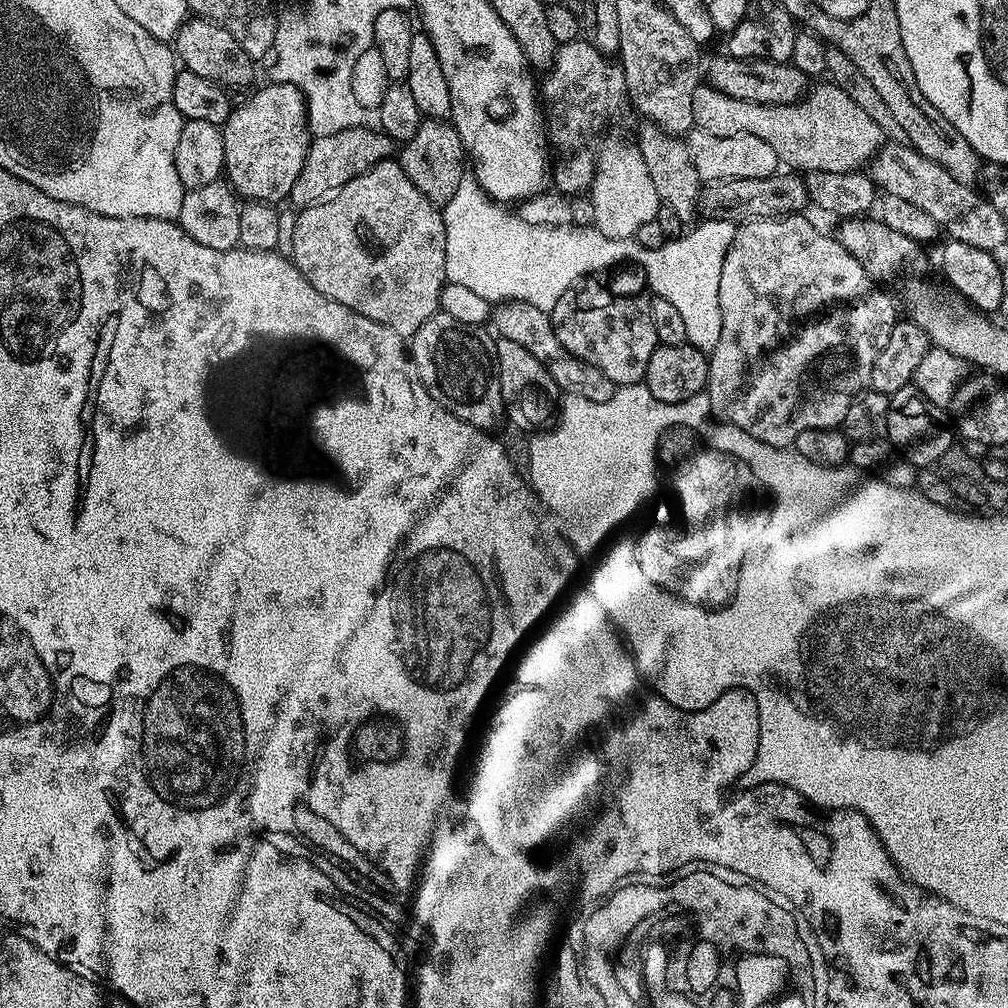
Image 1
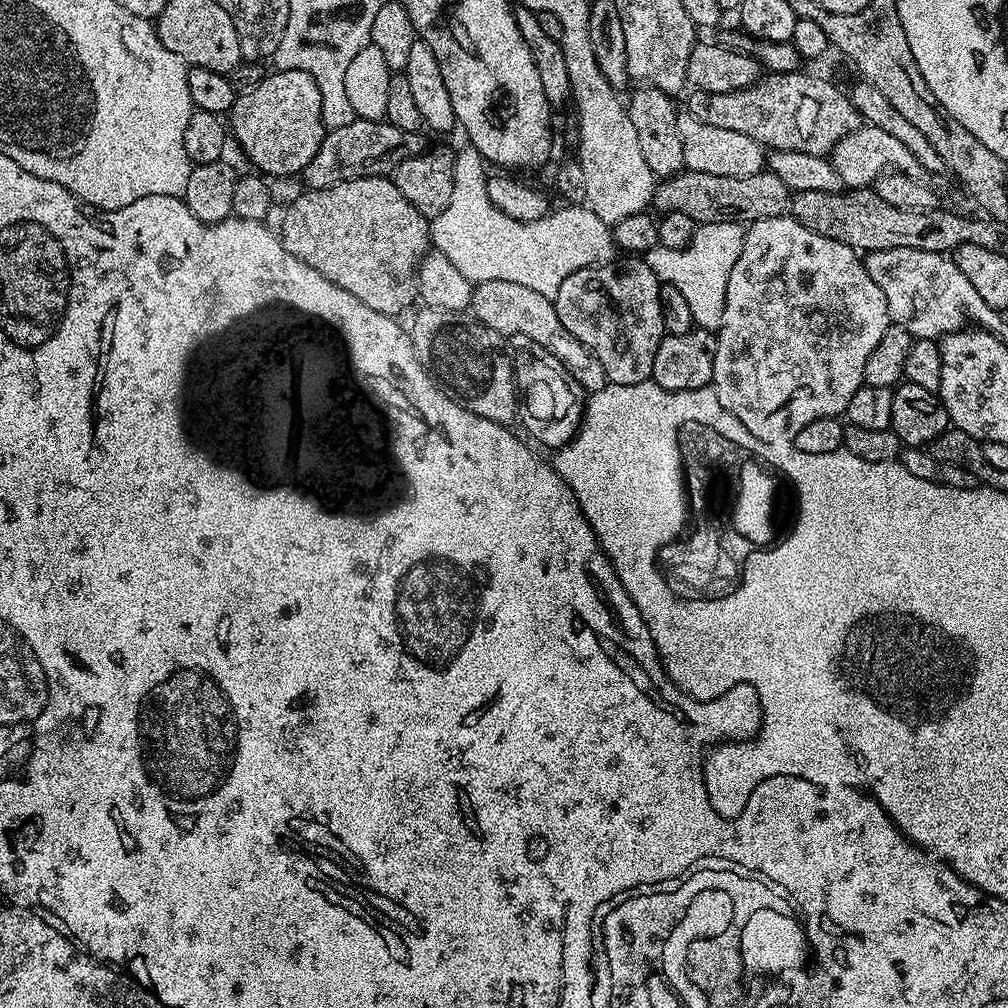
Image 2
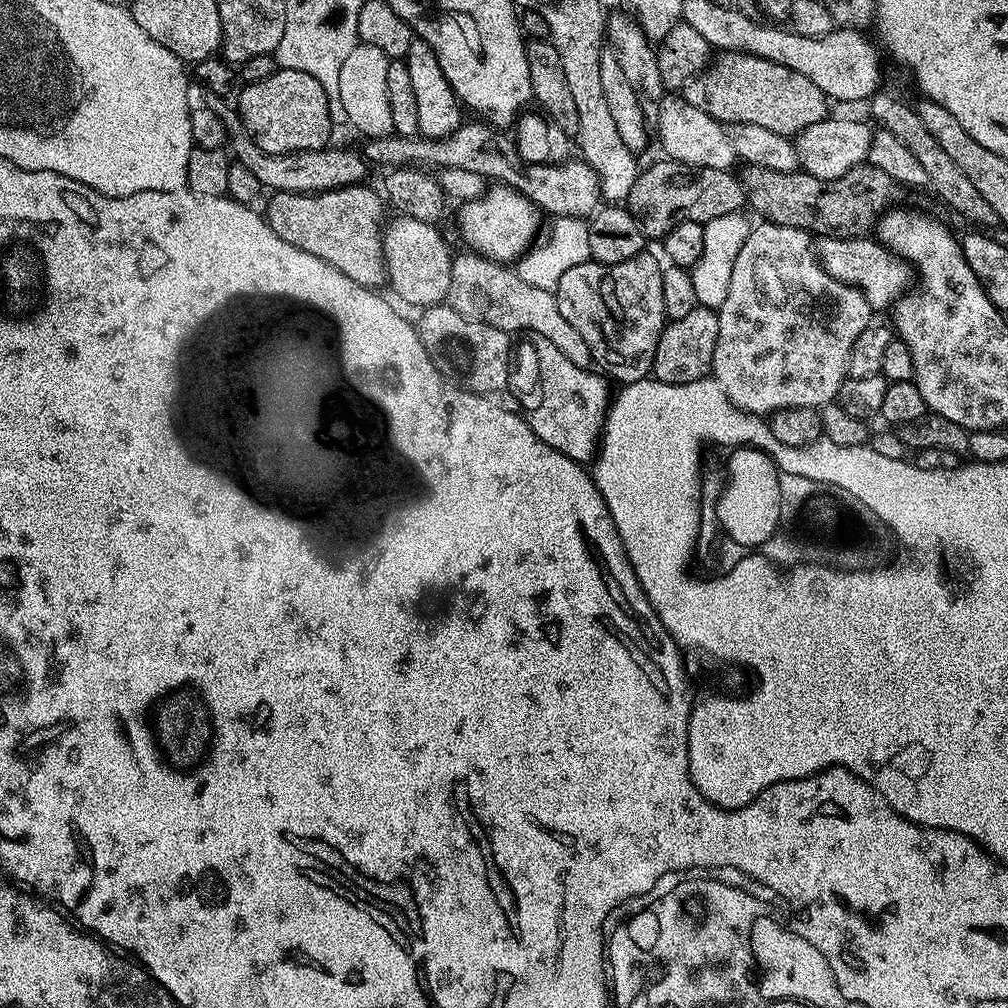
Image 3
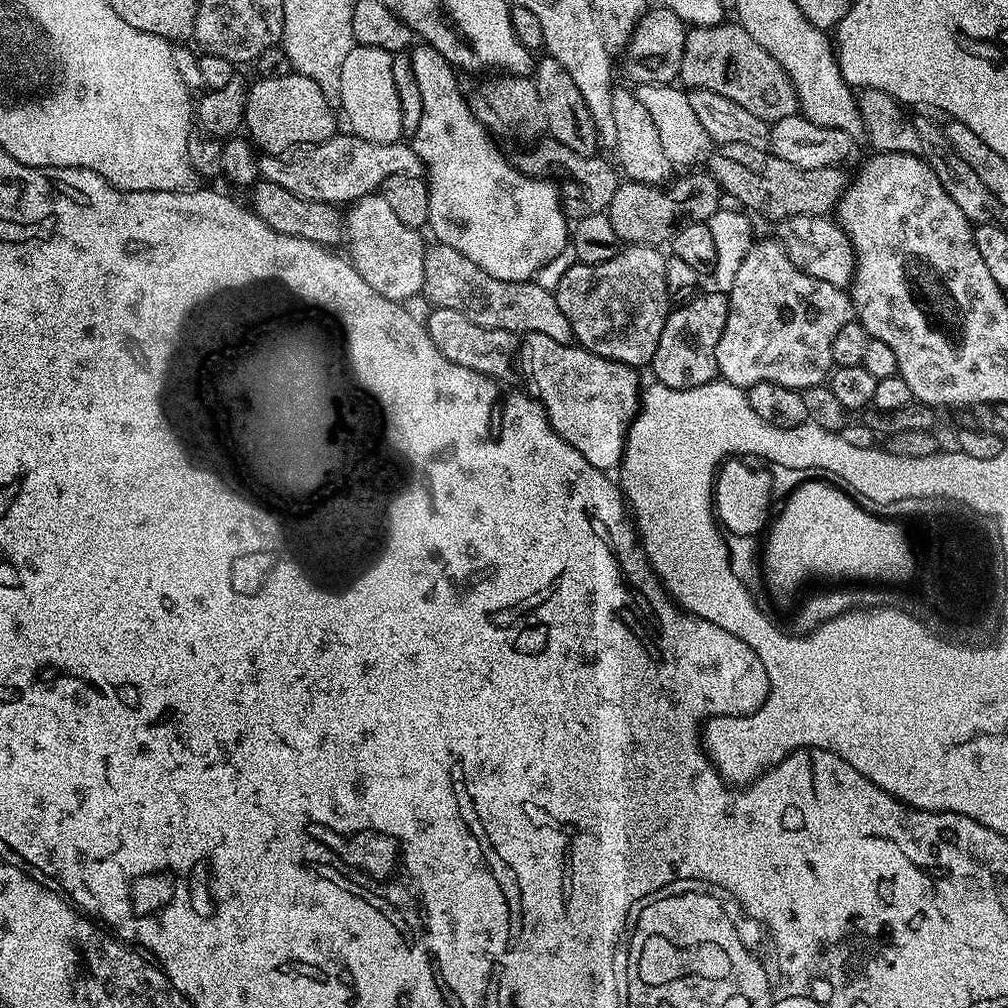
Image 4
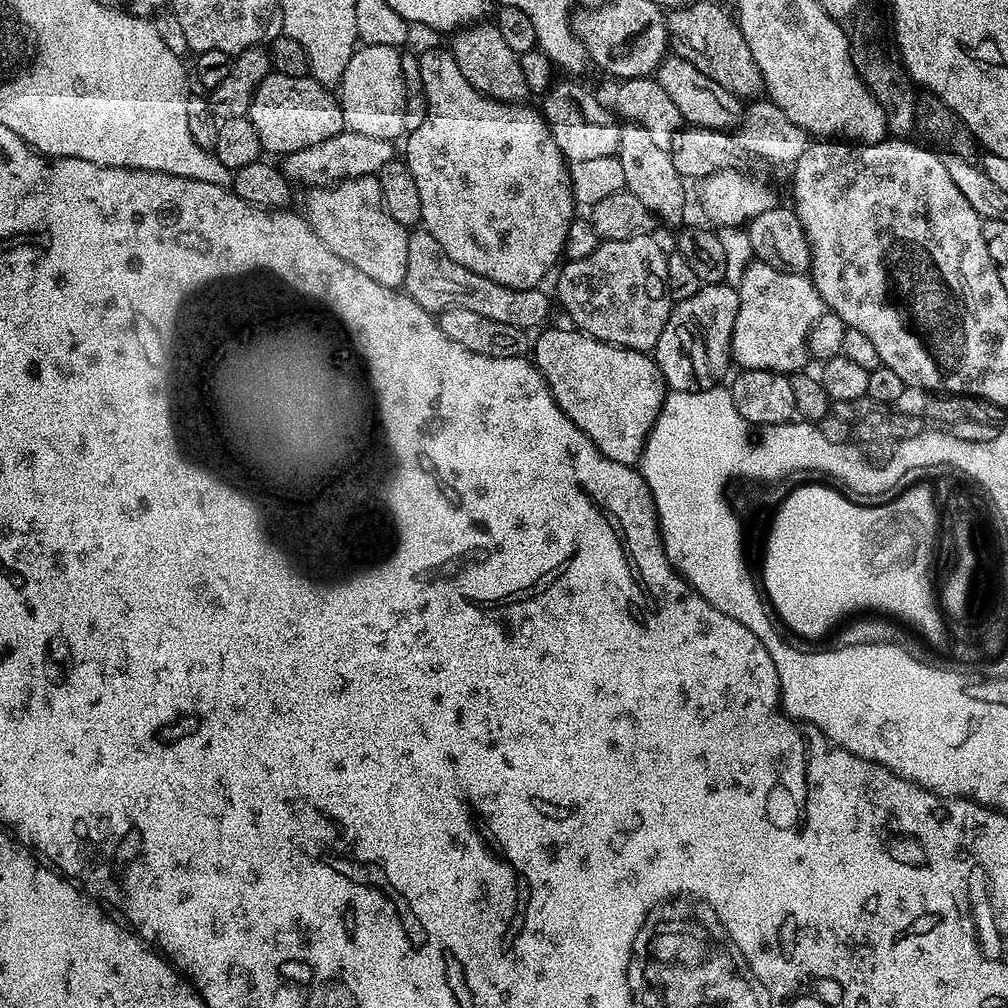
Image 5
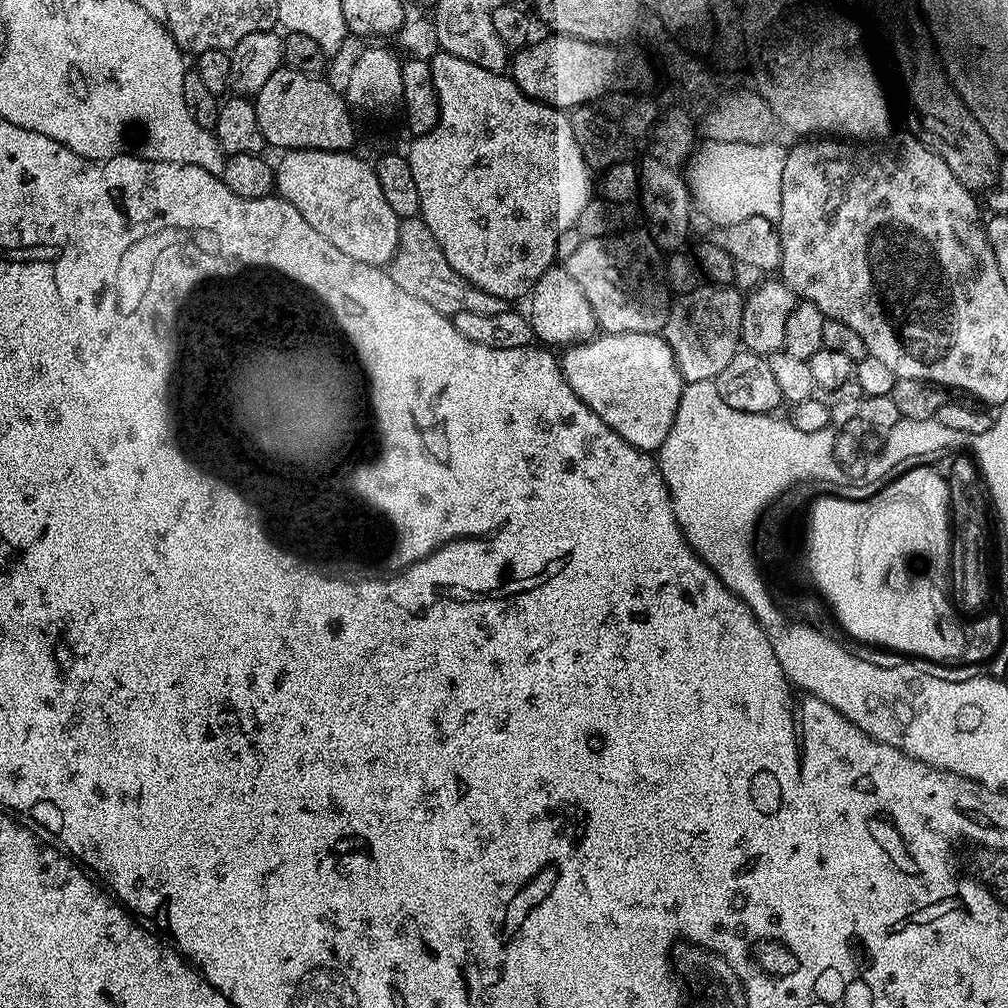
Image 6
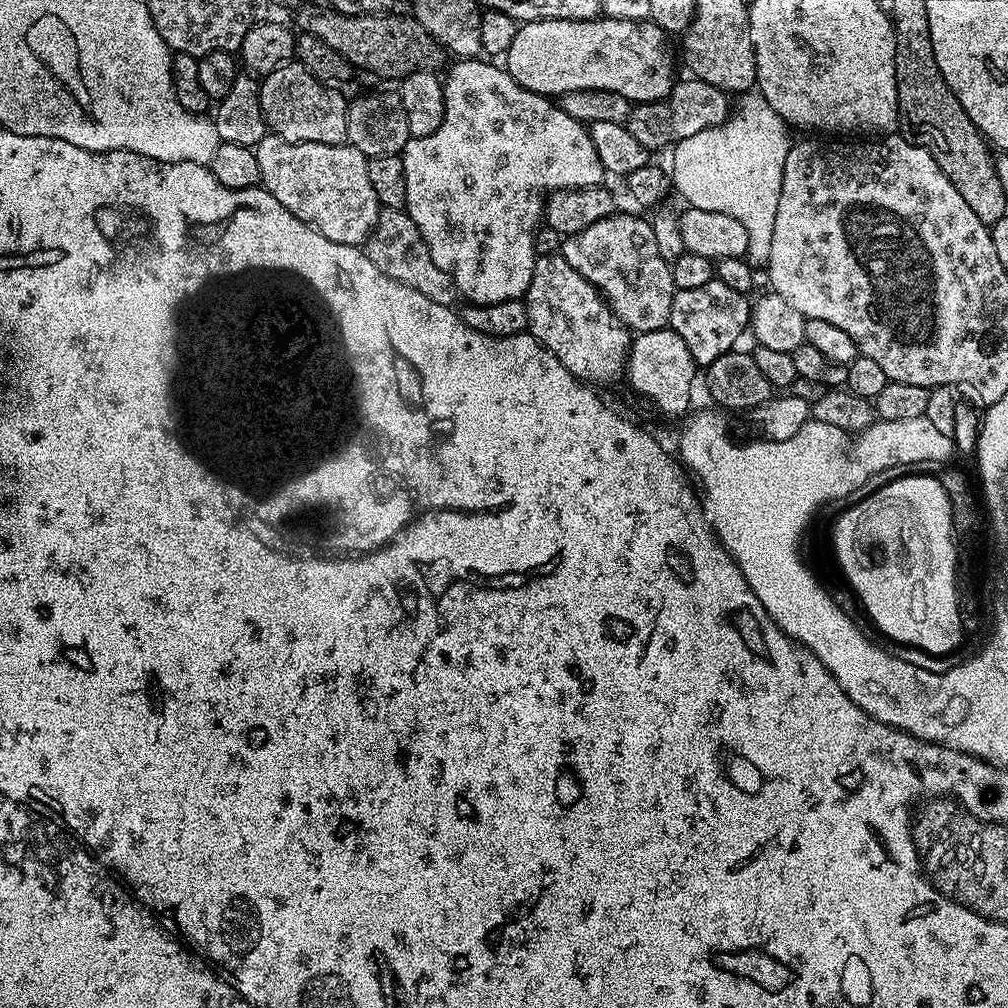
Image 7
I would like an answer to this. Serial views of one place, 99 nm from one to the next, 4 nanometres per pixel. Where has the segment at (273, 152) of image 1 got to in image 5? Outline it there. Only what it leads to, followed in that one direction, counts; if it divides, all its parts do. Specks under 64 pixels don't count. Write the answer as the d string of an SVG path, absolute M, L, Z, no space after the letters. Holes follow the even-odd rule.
M269 71L254 94L247 117L258 130L260 147L265 153L287 154L326 142L345 131L343 111L340 101L325 85L312 79L311 75L291 76L281 72Z

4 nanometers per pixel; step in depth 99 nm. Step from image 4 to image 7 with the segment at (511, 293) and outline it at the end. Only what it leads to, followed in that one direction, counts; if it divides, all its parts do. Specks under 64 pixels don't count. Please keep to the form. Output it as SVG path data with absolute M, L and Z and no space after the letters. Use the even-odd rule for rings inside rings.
M381 211L380 220L366 241L366 251L370 262L374 262L374 266L378 266L382 274L394 278L394 282L402 282L418 290L418 294L426 294L430 302L452 306L458 300L450 274L446 274L446 270L438 270L434 258L430 258L430 250L426 250L426 242L422 242L422 234L418 234L418 226L414 226L407 211Z

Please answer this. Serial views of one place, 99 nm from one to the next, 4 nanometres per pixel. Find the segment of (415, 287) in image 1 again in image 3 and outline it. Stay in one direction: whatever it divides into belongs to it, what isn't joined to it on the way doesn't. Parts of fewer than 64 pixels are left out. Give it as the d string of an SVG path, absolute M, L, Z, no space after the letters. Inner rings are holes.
M359 183L359 184L350 185L348 187L344 187L344 188L330 189L328 192L317 192L315 194L273 191L271 193L271 195L268 196L268 197L270 197L268 200L268 212L266 211L266 219L268 221L268 225L270 225L272 227L272 229L274 230L274 234L278 234L278 238L282 238L282 242L290 242L290 246L298 246L298 250L306 250L306 254L314 254L314 258L322 258L330 266L334 266L334 270L342 270L342 274L346 274L346 278L350 278L354 282L358 282L359 284L364 285L364 287L366 287L366 288L375 289L377 286L380 286L380 285L376 285L376 284L380 284L382 282L384 284L385 280L386 280L386 263L385 263L384 258L382 257L382 223L380 224L380 200L381 200L381 197L378 195L378 192L377 192L378 197L376 197L376 192L374 189L364 188L364 187L365 187L365 185L363 183Z

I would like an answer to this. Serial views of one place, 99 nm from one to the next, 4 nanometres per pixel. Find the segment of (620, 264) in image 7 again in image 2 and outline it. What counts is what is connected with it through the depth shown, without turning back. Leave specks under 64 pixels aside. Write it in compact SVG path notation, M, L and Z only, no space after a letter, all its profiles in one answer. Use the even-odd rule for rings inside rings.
M647 263L632 264L629 268L612 267L593 266L570 274L570 278L566 278L566 282L562 282L562 286L558 286L556 291L556 313L564 329L578 338L578 342L582 342L598 358L598 362L602 362L611 383L637 384L651 377L654 354L658 354L658 346L666 335L662 285Z

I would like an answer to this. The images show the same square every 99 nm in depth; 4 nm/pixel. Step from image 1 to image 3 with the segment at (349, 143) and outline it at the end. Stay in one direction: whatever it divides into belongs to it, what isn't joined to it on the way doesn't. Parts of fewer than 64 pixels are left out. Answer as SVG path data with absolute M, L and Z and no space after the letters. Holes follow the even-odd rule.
M461 123L449 136L442 140L430 140L419 134L414 136L389 136L369 139L366 156L373 164L388 164L389 169L408 165L428 166L436 164L439 169L457 167L458 170L470 170L480 174L489 181L499 181L501 185L515 188L517 192L527 196L537 209L545 213L552 212L557 216L591 217L602 204L602 181L596 171L583 159L569 158L563 164L525 164L521 162L511 147L500 152L500 140L487 123ZM492 131L492 132L491 132ZM500 179L500 180L496 180ZM601 196L601 200L600 200ZM545 208L545 209L544 209Z

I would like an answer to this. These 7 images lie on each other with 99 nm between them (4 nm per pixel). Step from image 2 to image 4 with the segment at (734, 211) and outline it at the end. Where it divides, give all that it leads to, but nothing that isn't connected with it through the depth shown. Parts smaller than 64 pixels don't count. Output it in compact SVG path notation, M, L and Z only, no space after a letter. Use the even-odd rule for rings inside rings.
M688 170L685 176L673 179L663 186L639 184L638 181L621 182L606 214L614 232L628 246L651 244L664 246L682 227L688 224L705 223L722 207L720 184L707 170Z

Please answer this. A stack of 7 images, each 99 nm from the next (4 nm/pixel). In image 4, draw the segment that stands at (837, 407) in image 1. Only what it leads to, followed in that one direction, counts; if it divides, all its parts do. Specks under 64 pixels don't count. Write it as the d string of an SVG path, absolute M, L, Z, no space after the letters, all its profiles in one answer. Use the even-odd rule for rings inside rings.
M779 239L764 240L753 243L752 249L746 254L746 258L742 258L742 267L738 270L738 275L734 278L734 286L731 292L727 293L728 297L728 317L726 318L726 326L722 330L722 338L718 338L718 350L716 357L718 358L718 373L729 384L738 386L742 389L750 389L758 382L774 382L778 386L786 386L803 390L805 388L821 387L829 379L830 373L833 371L832 363L832 347L834 346L834 338L838 338L838 334L853 319L854 309L852 307L852 297L844 288L834 286L830 282L822 282L818 278L814 278L810 274L806 274L802 270L798 270L798 266L794 266L794 262L790 262L790 258L786 254L783 245Z

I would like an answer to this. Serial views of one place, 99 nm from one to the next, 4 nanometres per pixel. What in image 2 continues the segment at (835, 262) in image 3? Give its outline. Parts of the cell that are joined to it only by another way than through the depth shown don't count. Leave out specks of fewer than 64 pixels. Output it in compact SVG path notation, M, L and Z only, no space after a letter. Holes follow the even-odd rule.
M887 248L881 252L869 252L863 257L864 268L878 282L878 290L886 294L886 306L893 325L907 328L913 337L920 340L933 340L943 338L965 327L964 319L969 316L973 325L979 326L993 336L1003 337L1004 320L997 309L986 306L982 298L978 298L978 290L970 286L970 278L958 270L955 259L942 252L927 252L921 248Z

